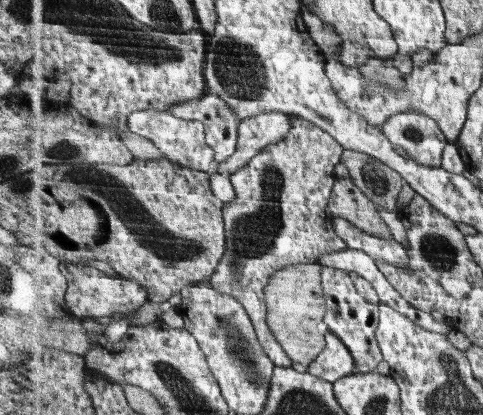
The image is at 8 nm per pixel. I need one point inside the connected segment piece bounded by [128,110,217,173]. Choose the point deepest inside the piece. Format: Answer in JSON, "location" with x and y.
{"location":[186,142]}

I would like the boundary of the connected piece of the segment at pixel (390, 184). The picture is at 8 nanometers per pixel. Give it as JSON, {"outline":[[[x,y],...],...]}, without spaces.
{"outline":[[[347,149],[344,150],[342,163],[348,167],[350,178],[377,206],[385,207],[389,212],[399,208],[397,200],[403,190],[403,176],[397,170],[374,156]]]}

